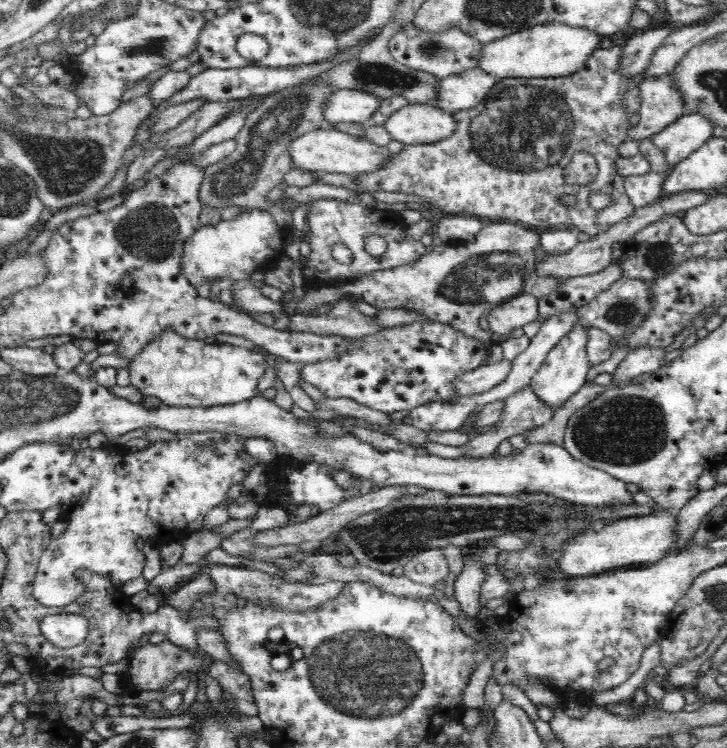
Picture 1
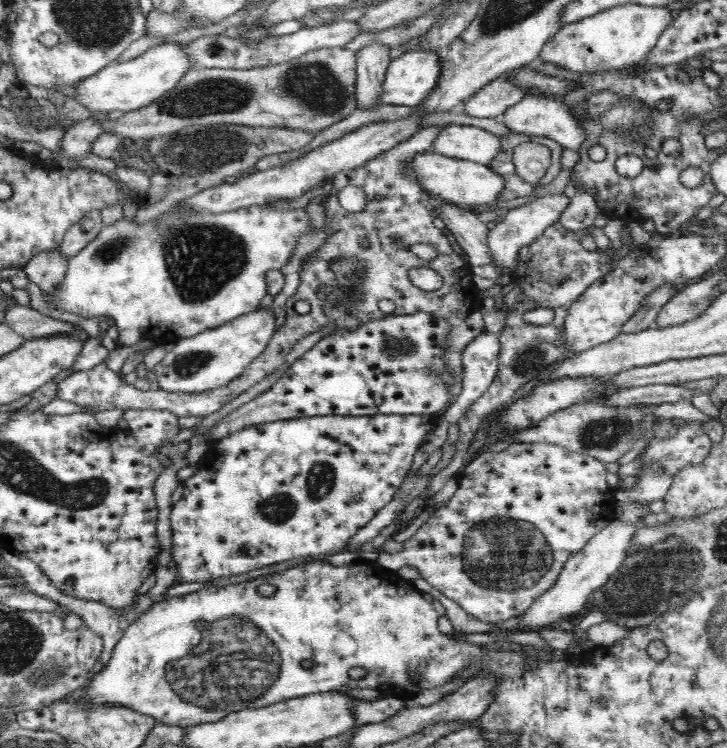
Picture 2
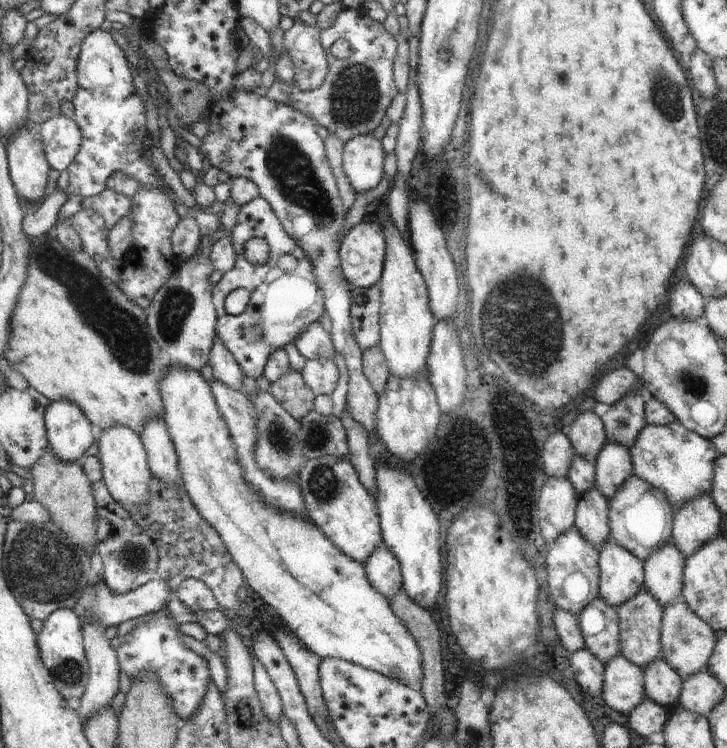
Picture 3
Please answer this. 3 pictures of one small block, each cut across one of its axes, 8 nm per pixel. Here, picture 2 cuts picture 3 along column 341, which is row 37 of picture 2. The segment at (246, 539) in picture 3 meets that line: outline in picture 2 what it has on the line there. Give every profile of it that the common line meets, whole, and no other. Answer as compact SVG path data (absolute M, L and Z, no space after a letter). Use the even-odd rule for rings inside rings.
M630 3L562 25L555 36L544 44L539 60L580 74L596 74L612 68L638 65L645 60L673 21L670 11L668 7L645 7Z

